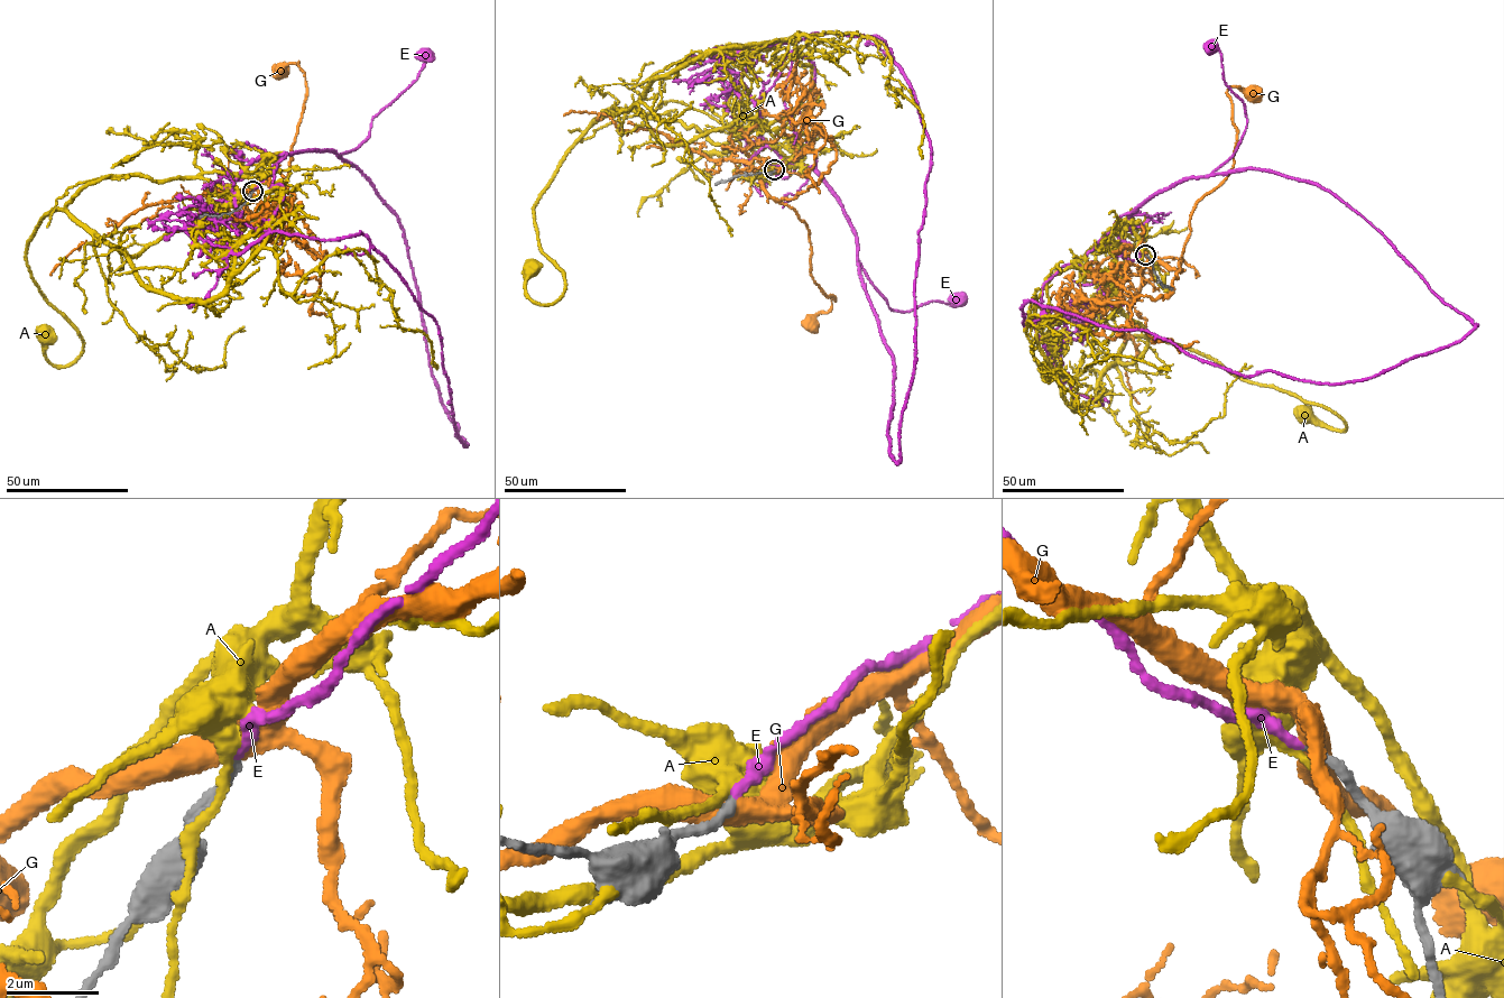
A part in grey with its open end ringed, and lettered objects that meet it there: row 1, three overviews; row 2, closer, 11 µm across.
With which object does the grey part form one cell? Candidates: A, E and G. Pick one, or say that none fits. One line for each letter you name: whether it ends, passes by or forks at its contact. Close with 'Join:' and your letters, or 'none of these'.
E: it ends
Join: E

